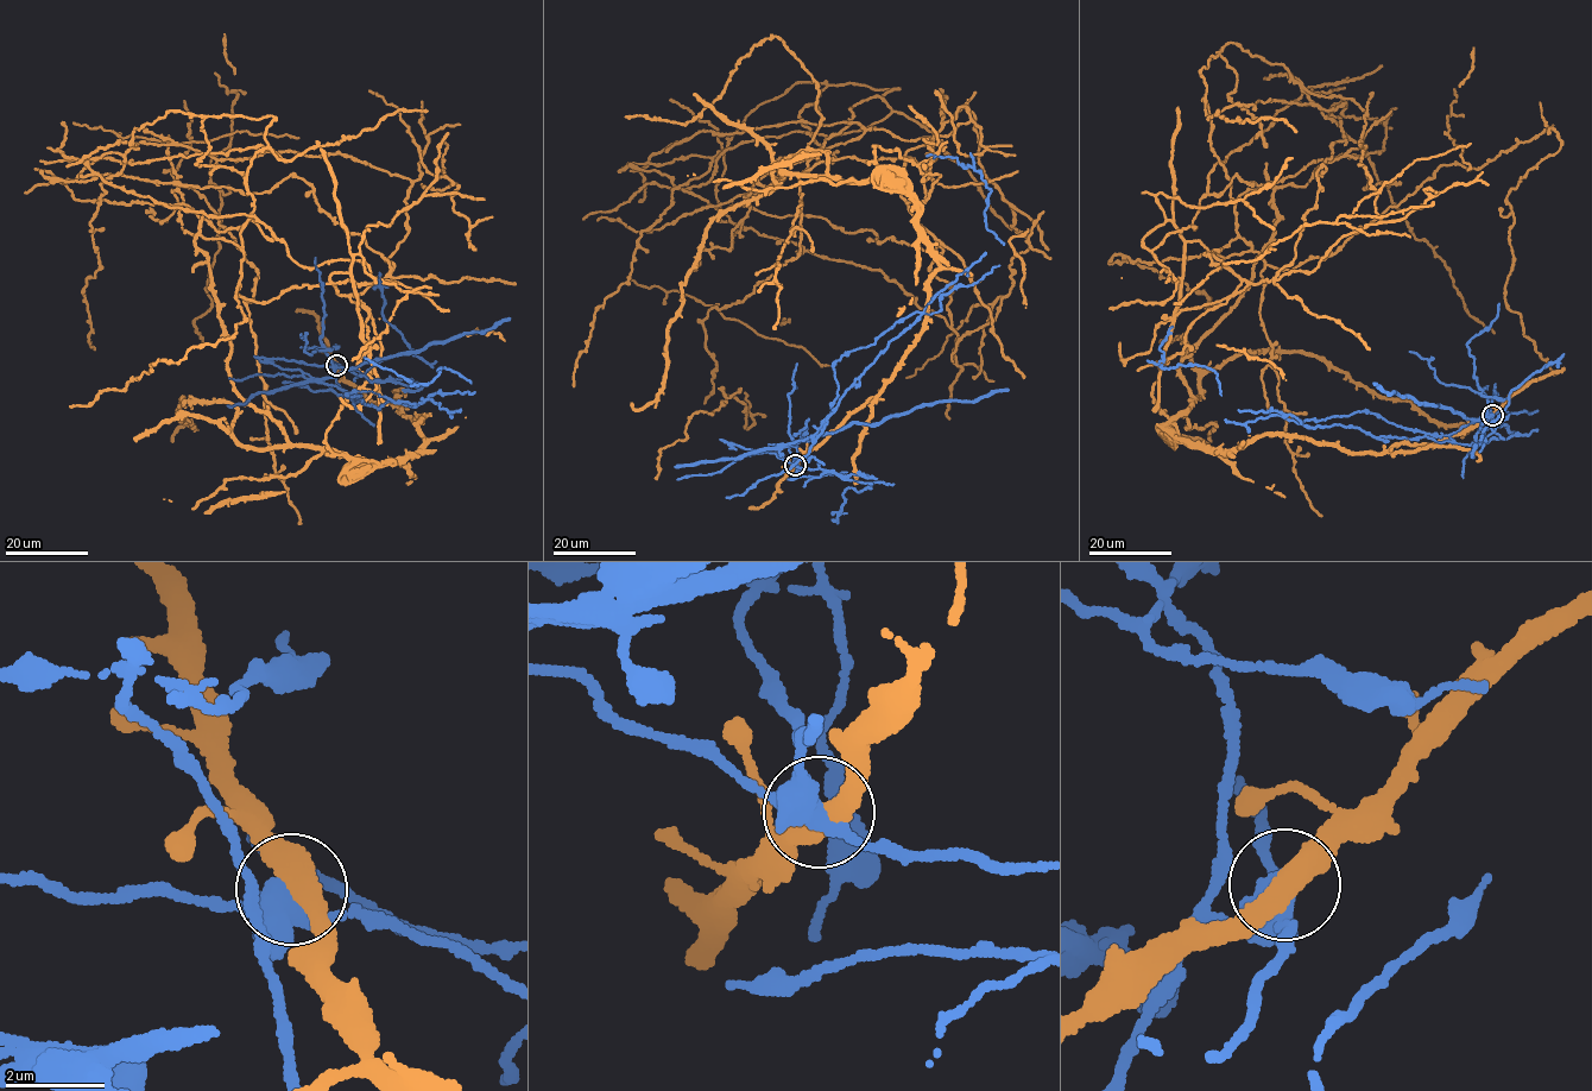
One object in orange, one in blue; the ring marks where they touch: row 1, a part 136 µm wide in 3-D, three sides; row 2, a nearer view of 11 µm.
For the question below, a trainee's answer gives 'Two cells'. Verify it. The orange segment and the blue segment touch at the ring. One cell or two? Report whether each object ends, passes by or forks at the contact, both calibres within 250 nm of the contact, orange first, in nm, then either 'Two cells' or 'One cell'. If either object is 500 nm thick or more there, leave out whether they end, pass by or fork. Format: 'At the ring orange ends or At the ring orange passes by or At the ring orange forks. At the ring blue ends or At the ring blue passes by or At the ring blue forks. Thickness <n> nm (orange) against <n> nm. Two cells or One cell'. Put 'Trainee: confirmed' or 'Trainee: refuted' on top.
Trainee: confirmed
At the ring orange passes by. At the ring blue forks. Thickness 480 nm (orange) against 400 nm. Two cells

